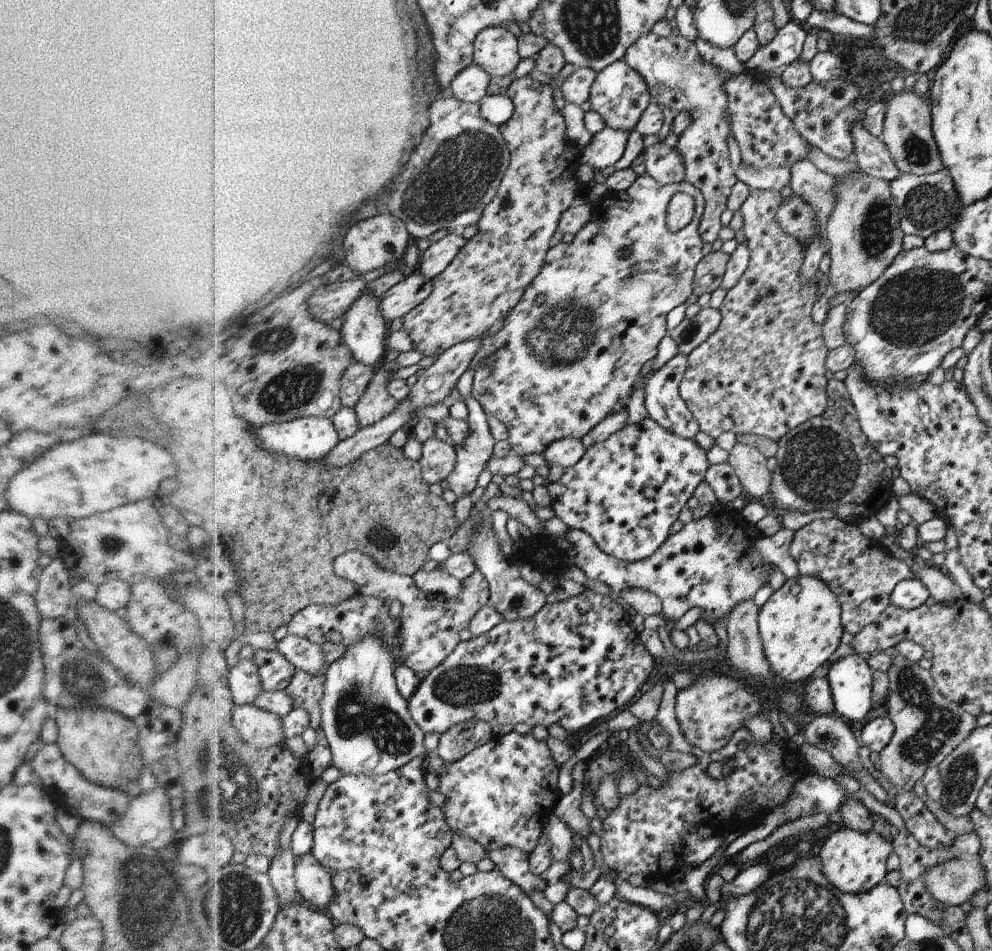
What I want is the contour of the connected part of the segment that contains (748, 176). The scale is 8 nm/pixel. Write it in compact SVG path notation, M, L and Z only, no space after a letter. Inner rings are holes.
M742 163L738 166L737 172L738 180L750 186L751 189L769 190L770 192L780 192L782 188L788 186L791 176L791 170L784 167L756 170Z

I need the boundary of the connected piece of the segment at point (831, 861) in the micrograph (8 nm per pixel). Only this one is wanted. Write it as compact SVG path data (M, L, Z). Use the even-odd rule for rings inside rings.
M848 827L832 833L820 847L816 856L822 864L822 874L826 876L825 884L846 894L866 893L874 889L880 880L888 876L888 860L894 853L892 842L882 838L878 832L861 832Z

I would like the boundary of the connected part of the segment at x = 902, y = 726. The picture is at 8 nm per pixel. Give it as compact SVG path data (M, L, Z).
M895 647L885 650L892 658L888 670L888 714L895 731L890 742L879 752L877 769L893 786L893 792L912 792L914 782L933 766L938 766L958 744L976 728L976 717L959 704L940 694L928 669L910 662Z

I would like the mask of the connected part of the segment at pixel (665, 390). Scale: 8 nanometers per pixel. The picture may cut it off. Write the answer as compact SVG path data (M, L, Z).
M678 353L666 362L660 370L651 371L644 390L644 400L648 417L654 419L654 422L660 424L664 430L669 430L672 434L680 434L682 438L692 440L698 434L699 424L679 393L679 384L682 382L687 366L687 355Z

